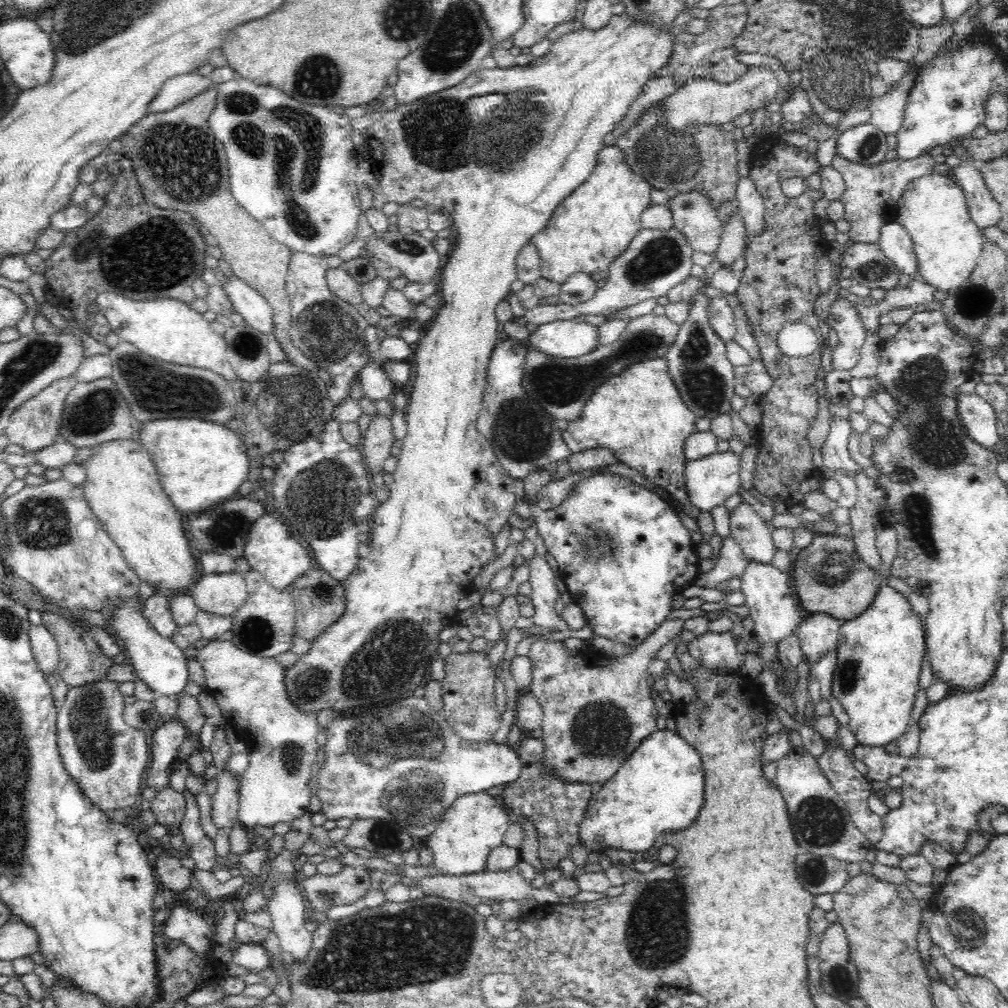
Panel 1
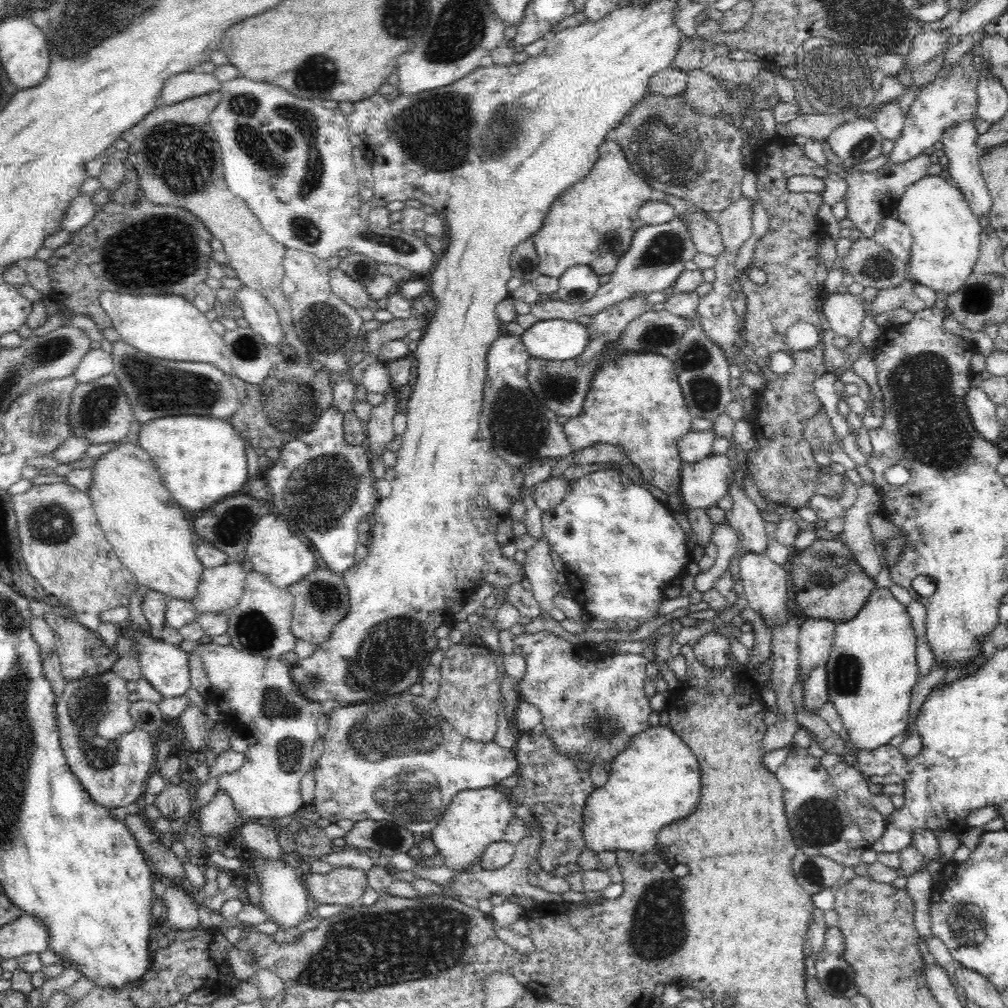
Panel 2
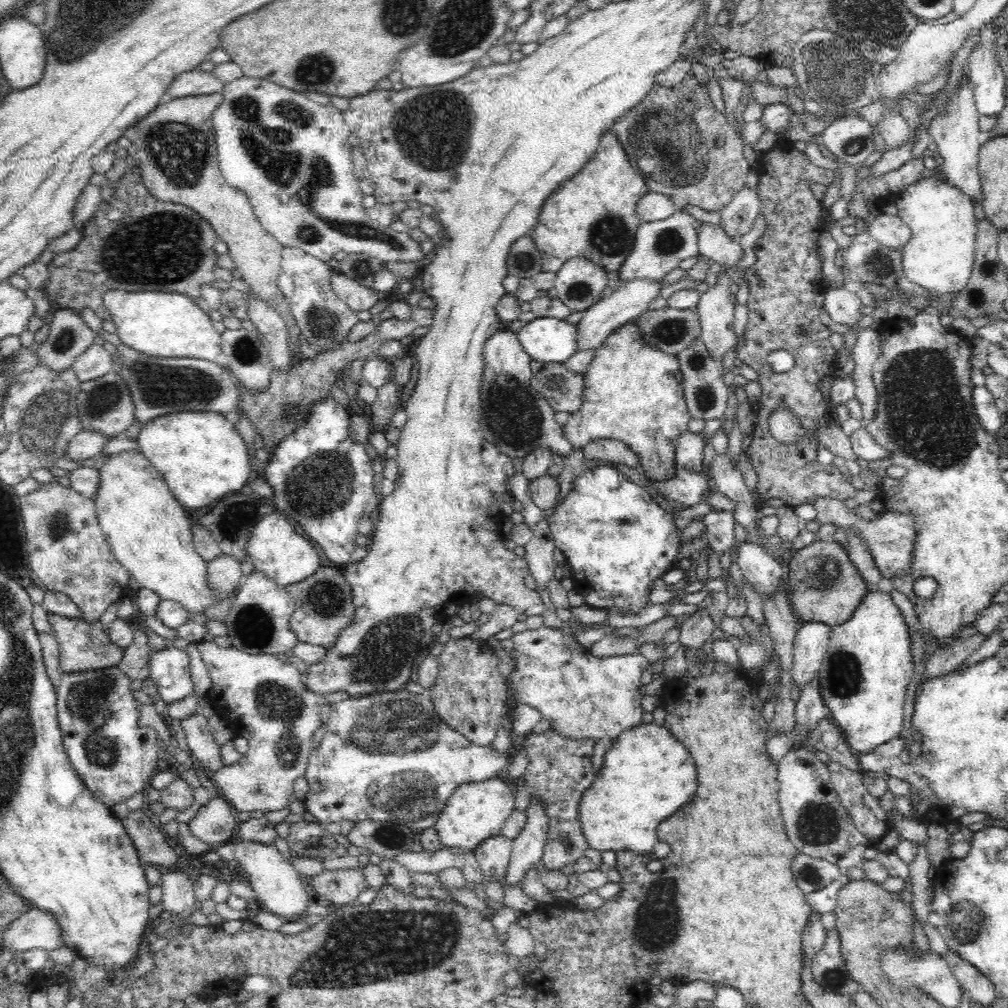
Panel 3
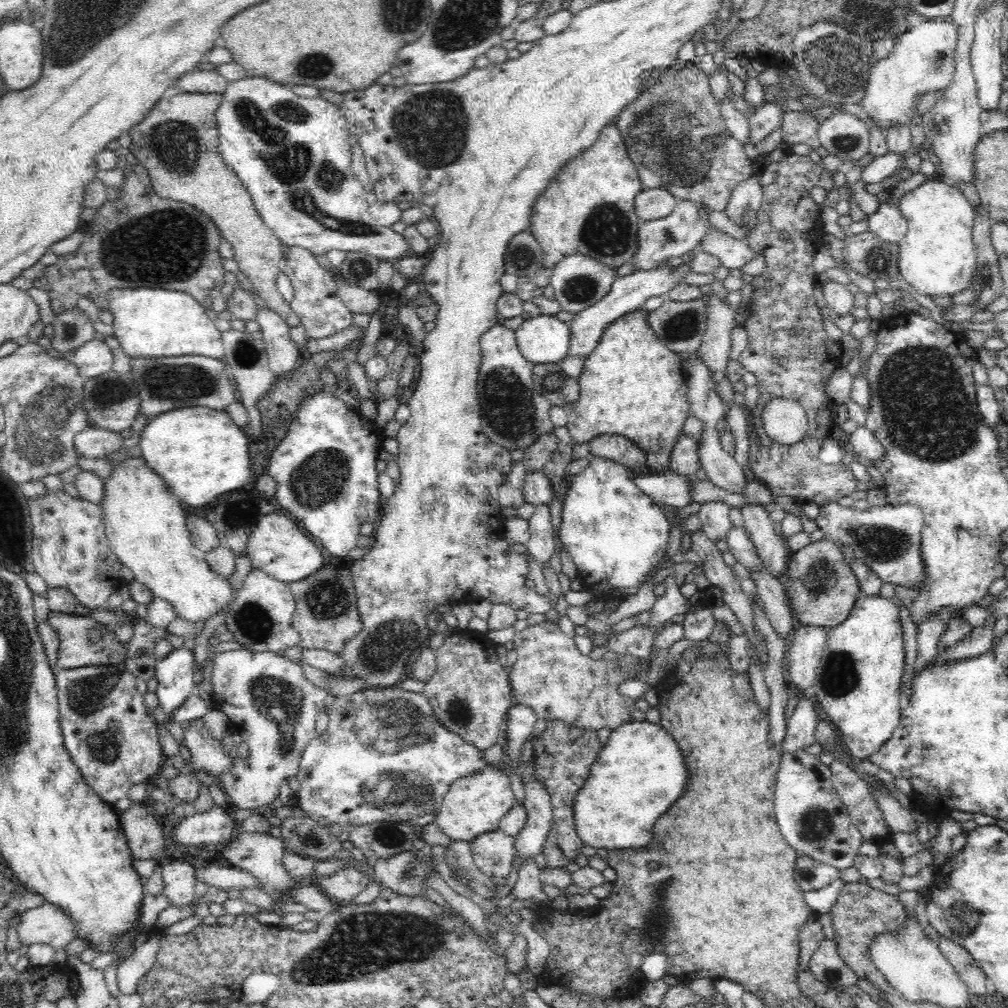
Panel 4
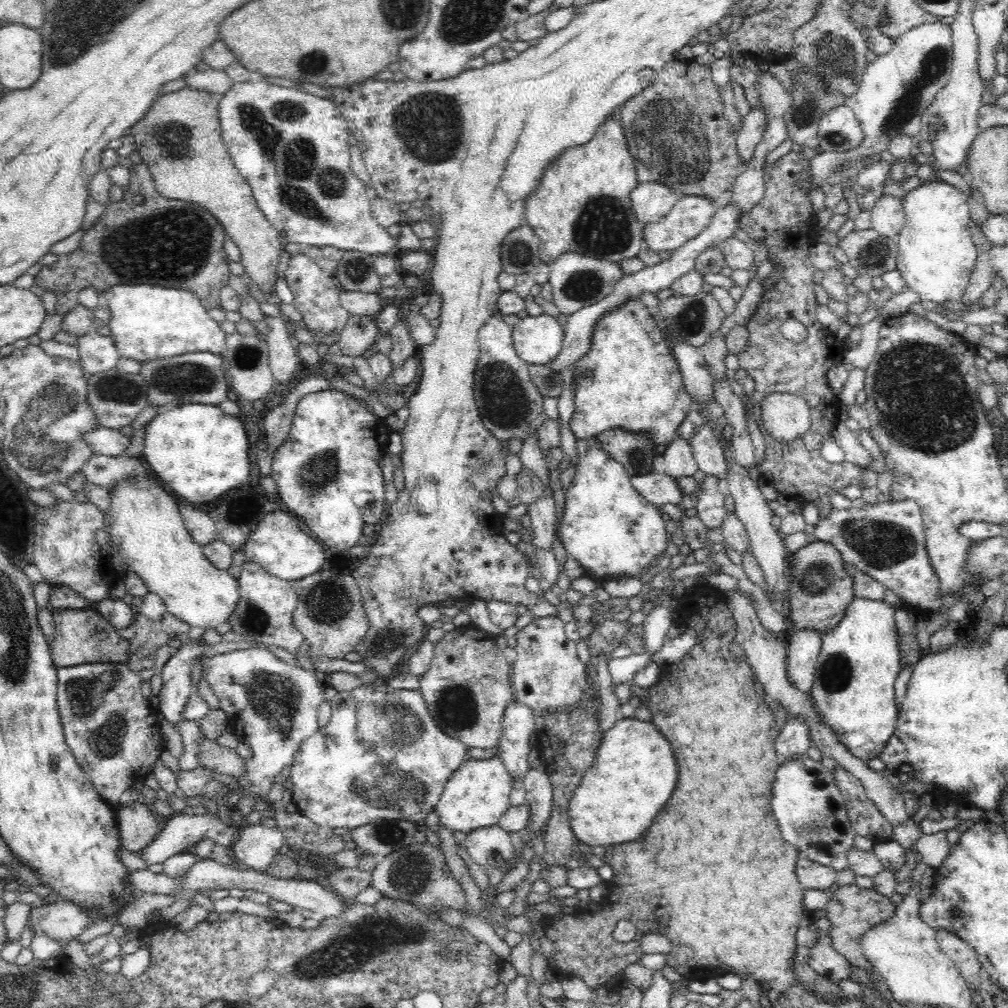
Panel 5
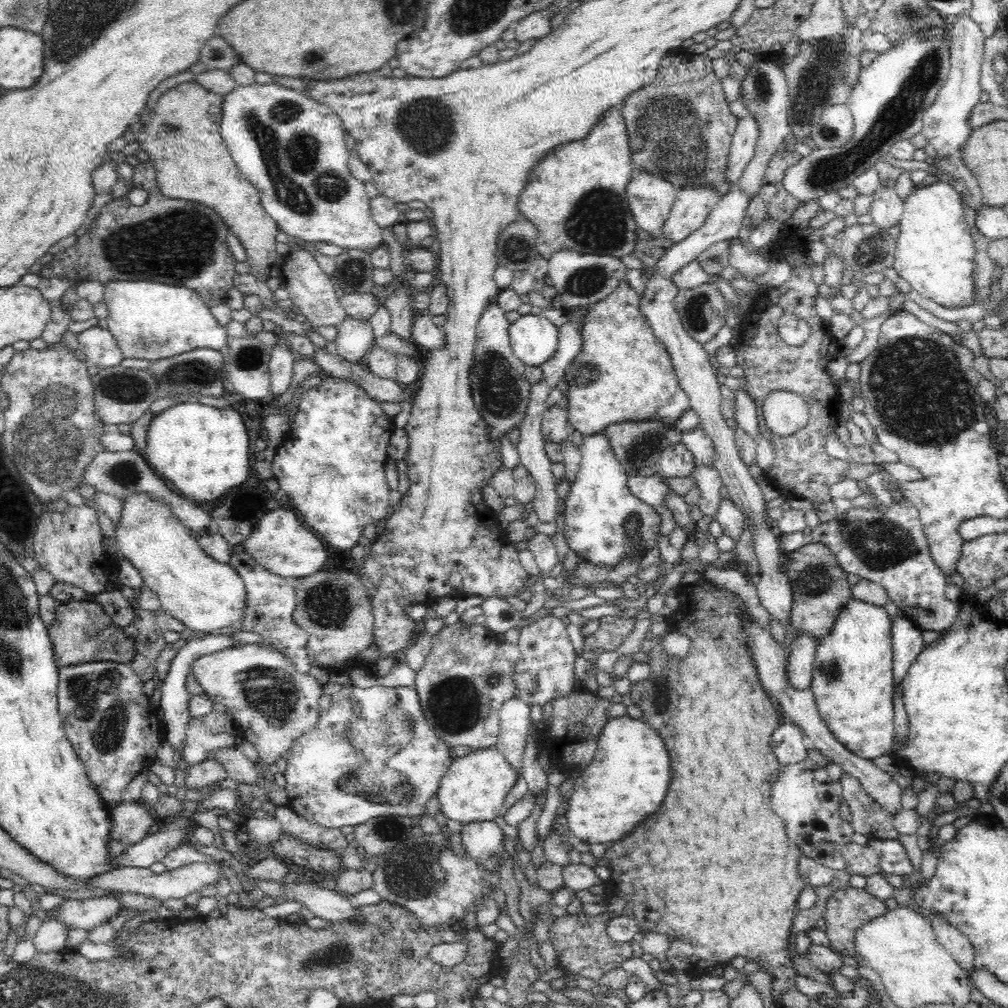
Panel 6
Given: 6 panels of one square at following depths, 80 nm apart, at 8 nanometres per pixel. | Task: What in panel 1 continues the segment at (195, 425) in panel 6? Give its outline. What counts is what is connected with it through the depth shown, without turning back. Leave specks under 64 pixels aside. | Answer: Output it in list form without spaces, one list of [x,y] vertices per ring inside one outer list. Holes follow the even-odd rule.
[[[198,418],[154,420],[142,424],[138,441],[151,454],[164,492],[185,515],[203,513],[226,498],[234,498],[247,480],[250,456],[238,433],[227,425]]]

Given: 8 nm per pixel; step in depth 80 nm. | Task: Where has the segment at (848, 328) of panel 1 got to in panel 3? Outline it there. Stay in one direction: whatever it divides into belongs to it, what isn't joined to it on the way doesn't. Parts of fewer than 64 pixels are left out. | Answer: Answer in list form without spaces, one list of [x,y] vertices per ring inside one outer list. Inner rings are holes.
[[[825,287],[823,290],[824,302],[822,311],[824,311],[832,322],[836,324],[846,324],[856,326],[856,323],[863,315],[860,311],[860,298],[854,292],[850,292],[844,287],[834,288]]]

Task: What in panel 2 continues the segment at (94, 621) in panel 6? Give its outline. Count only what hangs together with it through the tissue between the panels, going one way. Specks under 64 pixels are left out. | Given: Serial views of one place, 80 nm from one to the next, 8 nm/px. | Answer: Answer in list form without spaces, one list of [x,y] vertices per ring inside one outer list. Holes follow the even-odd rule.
[[[46,612],[44,615],[43,618],[51,627],[55,637],[61,675],[67,681],[110,671],[116,664],[119,659],[118,653],[108,648],[96,631],[92,631],[78,622],[73,622],[68,617],[62,617],[52,612]]]

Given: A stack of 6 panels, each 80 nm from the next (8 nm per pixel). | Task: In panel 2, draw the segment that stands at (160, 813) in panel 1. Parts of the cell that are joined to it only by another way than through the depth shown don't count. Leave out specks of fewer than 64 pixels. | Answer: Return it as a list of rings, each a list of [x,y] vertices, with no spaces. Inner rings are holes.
[[[168,784],[156,797],[156,806],[162,816],[170,820],[186,817],[194,808],[193,788],[185,784]]]

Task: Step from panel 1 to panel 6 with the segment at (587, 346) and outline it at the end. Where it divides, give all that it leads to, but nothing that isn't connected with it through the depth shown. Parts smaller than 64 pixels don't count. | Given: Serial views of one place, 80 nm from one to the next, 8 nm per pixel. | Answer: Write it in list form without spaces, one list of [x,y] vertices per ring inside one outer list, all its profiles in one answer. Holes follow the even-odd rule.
[[[521,315],[509,324],[508,332],[514,355],[527,367],[540,367],[540,364],[544,364],[556,354],[559,328],[541,315]]]

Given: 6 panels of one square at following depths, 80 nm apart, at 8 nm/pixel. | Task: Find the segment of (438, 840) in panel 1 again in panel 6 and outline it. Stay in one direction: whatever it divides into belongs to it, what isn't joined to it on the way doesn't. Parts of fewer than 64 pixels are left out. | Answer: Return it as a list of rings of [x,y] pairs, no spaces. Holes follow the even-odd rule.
[[[497,745],[456,757],[440,779],[437,797],[441,812],[447,820],[451,818],[462,825],[470,821],[493,821],[500,815],[507,794],[517,785],[516,778],[516,770],[510,767]]]

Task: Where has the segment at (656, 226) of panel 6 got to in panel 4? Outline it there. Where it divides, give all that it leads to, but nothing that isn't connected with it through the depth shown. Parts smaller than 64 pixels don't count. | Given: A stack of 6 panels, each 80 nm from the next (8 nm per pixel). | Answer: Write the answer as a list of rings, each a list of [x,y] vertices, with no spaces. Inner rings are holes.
[[[643,188],[635,197],[635,212],[642,222],[660,220],[672,214],[677,205],[676,197],[662,188]]]

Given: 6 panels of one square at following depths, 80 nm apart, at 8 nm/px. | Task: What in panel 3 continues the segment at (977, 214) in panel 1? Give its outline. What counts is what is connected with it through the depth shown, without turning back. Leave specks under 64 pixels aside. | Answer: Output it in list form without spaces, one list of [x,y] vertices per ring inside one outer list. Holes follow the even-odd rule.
[[[965,63],[962,70],[964,86],[958,90],[956,96],[946,106],[946,112],[938,118],[934,118],[928,124],[928,133],[931,141],[938,145],[937,152],[944,159],[942,170],[946,174],[946,182],[956,188],[959,188],[964,194],[967,194],[972,200],[983,201],[981,193],[981,182],[978,174],[978,163],[980,146],[983,136],[979,128],[979,113],[975,106],[974,86],[969,77],[969,65]]]

